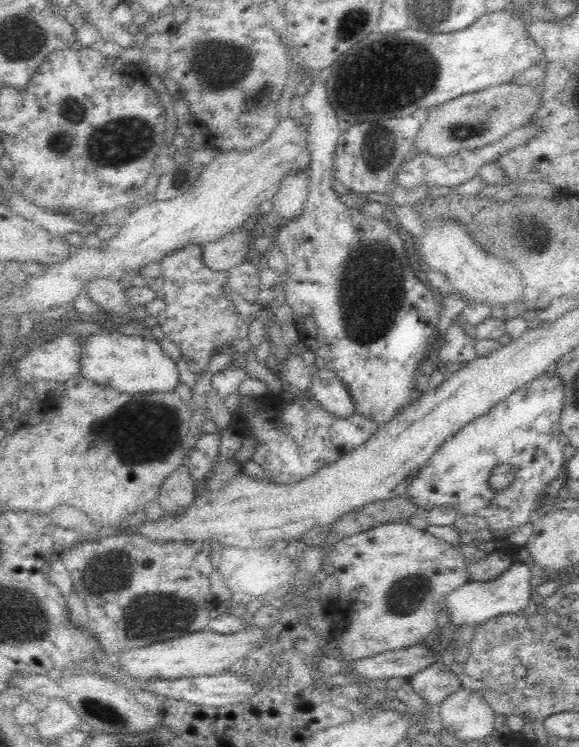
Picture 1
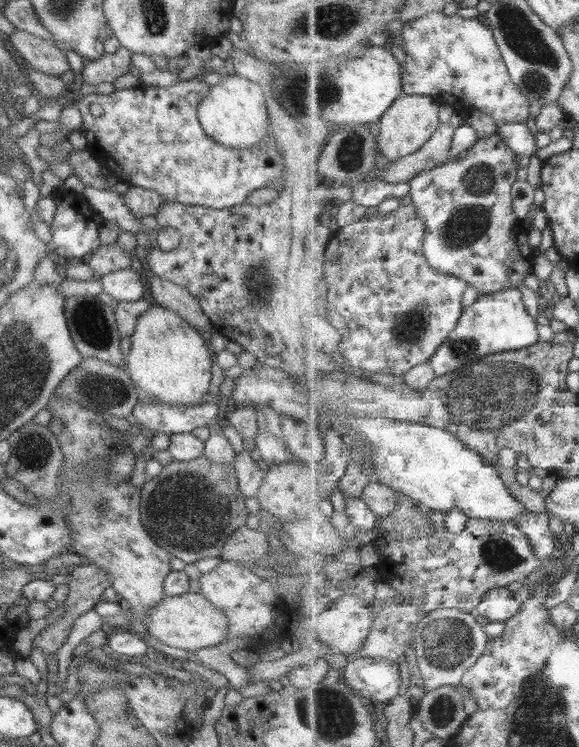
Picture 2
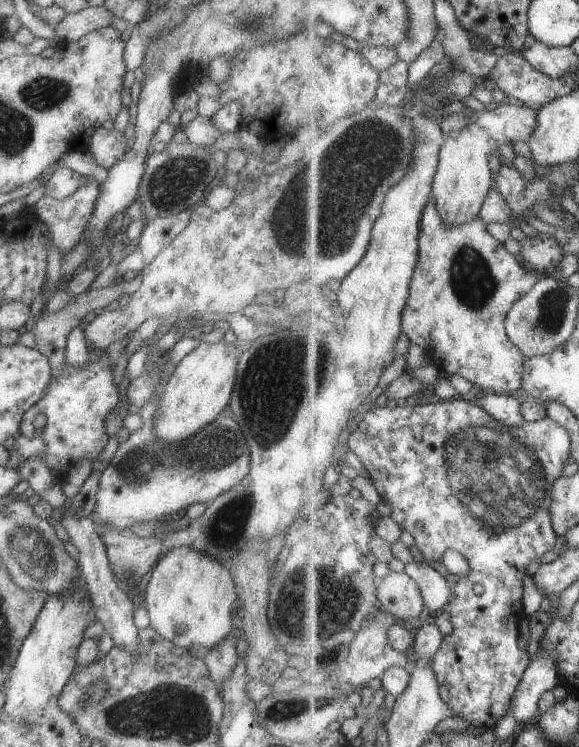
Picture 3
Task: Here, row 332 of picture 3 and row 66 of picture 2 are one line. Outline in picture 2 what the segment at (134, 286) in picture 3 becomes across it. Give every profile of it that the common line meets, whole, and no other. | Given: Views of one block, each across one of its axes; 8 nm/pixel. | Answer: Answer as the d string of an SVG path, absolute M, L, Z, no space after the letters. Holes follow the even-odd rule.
M18 29L7 38L25 61L40 72L60 77L64 72L71 70L65 52L54 43Z

